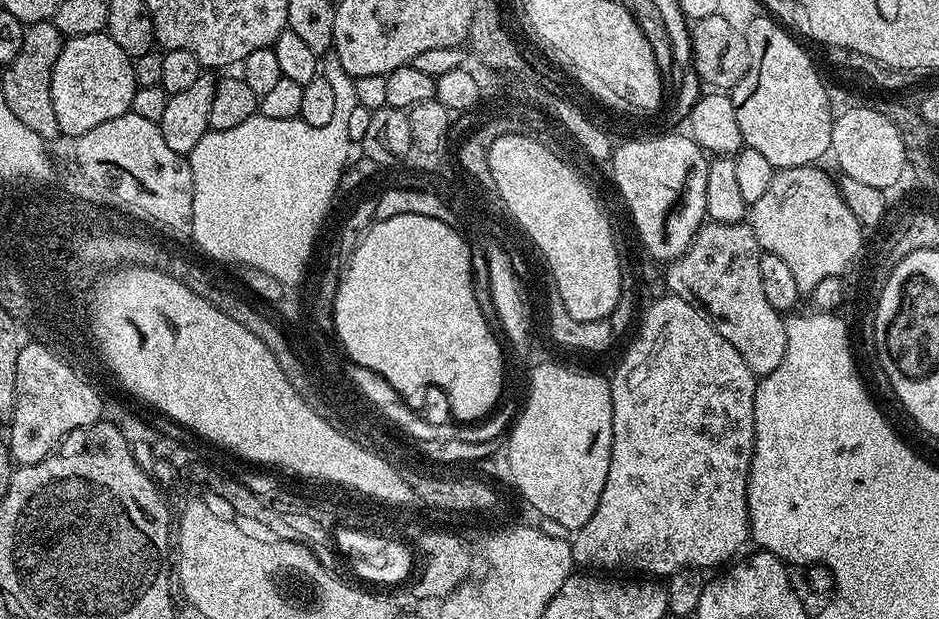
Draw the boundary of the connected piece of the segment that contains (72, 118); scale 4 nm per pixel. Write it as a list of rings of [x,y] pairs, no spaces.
[[[107,31],[98,34],[82,34],[69,36],[64,41],[62,50],[58,54],[58,62],[54,62],[50,94],[54,98],[54,115],[58,117],[58,126],[66,137],[78,138],[86,134],[86,130],[94,130],[94,126],[102,126],[102,122],[110,122],[110,118],[118,118],[126,114],[132,107],[132,99],[138,87],[132,69],[133,57],[127,56],[110,38]]]

